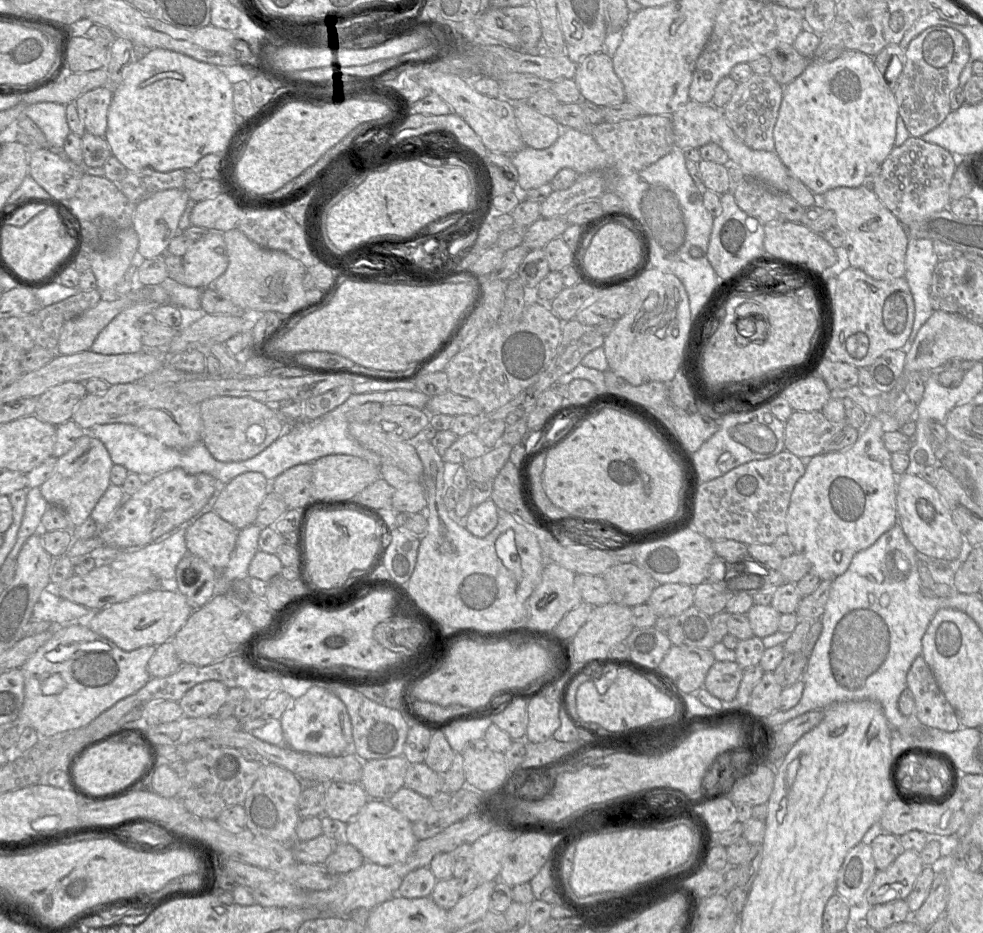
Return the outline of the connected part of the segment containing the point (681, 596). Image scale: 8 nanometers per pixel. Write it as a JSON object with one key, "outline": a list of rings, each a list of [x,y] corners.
{"outline":[[[682,583],[658,584],[647,604],[658,616],[677,616],[694,606],[694,587]]]}

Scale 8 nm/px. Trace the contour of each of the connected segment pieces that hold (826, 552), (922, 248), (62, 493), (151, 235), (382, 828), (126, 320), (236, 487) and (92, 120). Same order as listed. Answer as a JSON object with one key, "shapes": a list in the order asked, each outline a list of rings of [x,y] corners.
{"shapes":[[[[892,411],[880,412],[878,415],[870,417],[867,424],[862,429],[858,440],[849,448],[842,449],[837,452],[821,453],[813,456],[809,460],[806,460],[805,473],[799,478],[792,491],[786,516],[787,534],[795,547],[796,553],[803,554],[810,561],[811,569],[809,572],[813,572],[818,575],[821,580],[834,580],[836,577],[843,574],[848,569],[854,555],[857,552],[872,546],[882,534],[890,530],[897,523],[896,495],[898,476],[893,472],[891,466],[892,454],[886,449],[883,442],[883,424],[887,423],[891,412]]],[[[914,238],[909,240],[904,278],[907,280],[914,299],[915,318],[912,332],[904,347],[906,353],[910,350],[919,329],[934,312],[930,301],[930,286],[933,271],[938,263],[932,240]]],[[[85,434],[69,452],[57,459],[52,476],[40,486],[41,494],[50,505],[62,508],[68,515],[71,528],[75,528],[90,517],[97,502],[111,484],[112,466],[113,462],[104,444]]],[[[184,188],[156,192],[140,201],[135,208],[132,227],[138,236],[138,258],[150,259],[163,256],[170,241],[179,233],[179,220],[189,201]]],[[[369,799],[360,812],[346,826],[345,841],[355,846],[366,861],[388,866],[406,859],[418,842],[412,822],[388,801]]],[[[142,301],[123,310],[99,333],[90,351],[104,355],[141,352],[145,348],[138,321],[158,306],[156,302]]],[[[242,473],[219,487],[213,511],[240,531],[256,522],[259,506],[269,490],[270,481],[262,473]]],[[[102,86],[77,98],[75,101],[77,112],[86,132],[104,137],[107,129],[107,113],[112,97],[112,89]]]]}

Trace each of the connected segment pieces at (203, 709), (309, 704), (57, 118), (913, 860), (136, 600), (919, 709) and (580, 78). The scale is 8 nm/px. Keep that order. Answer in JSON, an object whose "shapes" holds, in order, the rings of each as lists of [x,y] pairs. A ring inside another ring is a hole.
{"shapes":[[[[218,681],[197,684],[178,704],[188,718],[212,717],[226,703],[228,688]]],[[[313,685],[305,694],[293,699],[280,722],[285,744],[296,751],[324,756],[356,754],[347,708],[336,695],[323,687]]],[[[39,102],[26,106],[24,113],[42,130],[51,148],[62,148],[70,129],[66,119],[66,105]]],[[[904,850],[886,869],[876,872],[866,891],[868,905],[906,900],[923,868],[919,853]]],[[[159,588],[92,612],[85,622],[90,630],[111,640],[120,649],[133,651],[143,646],[157,648],[170,641],[193,611],[186,597],[177,589],[164,590]]],[[[922,654],[914,660],[907,673],[907,688],[914,696],[917,722],[947,732],[961,728],[955,709],[941,691]]],[[[601,51],[578,63],[573,79],[582,100],[603,107],[625,100],[624,86],[614,71],[612,57]]]]}

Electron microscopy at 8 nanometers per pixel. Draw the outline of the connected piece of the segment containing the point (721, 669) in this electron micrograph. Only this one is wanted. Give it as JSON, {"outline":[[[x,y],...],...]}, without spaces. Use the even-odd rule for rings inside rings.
{"outline":[[[715,661],[709,669],[704,688],[723,702],[735,699],[744,669],[737,662]]]}

